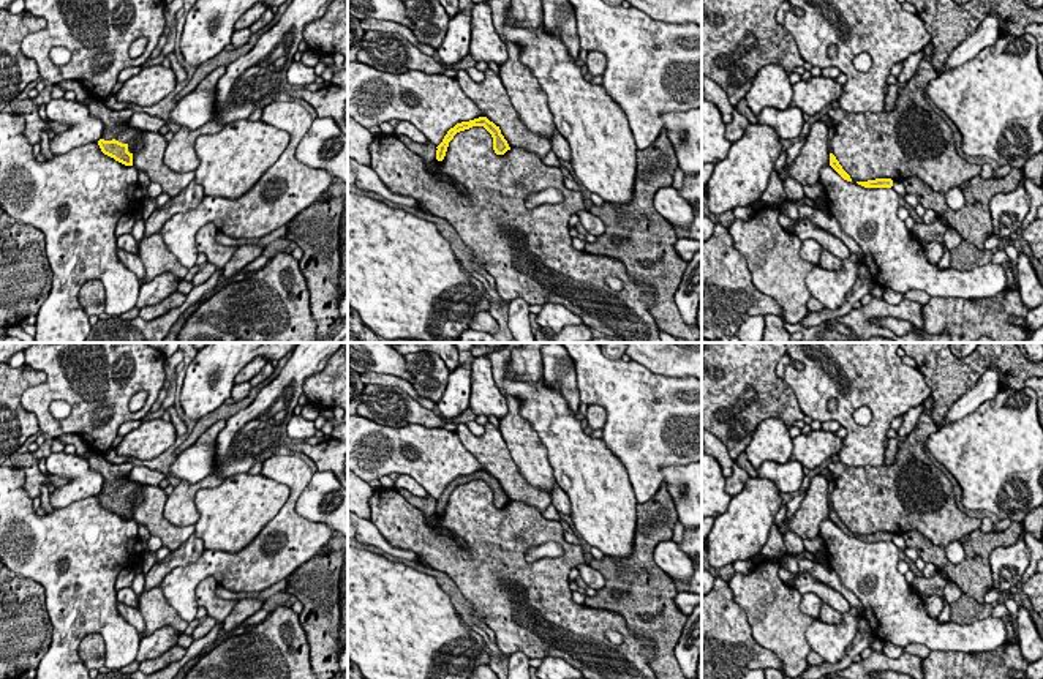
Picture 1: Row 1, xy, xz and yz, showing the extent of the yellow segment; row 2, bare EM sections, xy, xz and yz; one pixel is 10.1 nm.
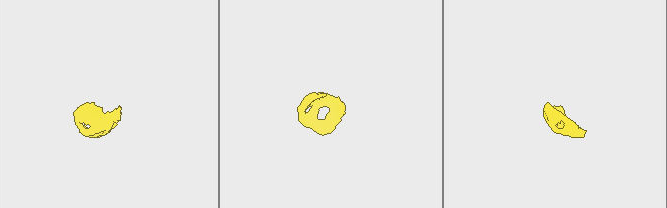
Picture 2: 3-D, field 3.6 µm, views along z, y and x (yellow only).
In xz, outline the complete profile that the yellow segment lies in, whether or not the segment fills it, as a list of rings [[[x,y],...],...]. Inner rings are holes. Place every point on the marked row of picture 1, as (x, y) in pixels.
[[[479,117],[469,122],[457,123],[454,128],[447,131],[442,142],[436,147],[436,159],[442,161],[449,147],[449,142],[454,139],[454,136],[460,131],[469,129],[473,126],[484,126],[493,137],[493,150],[496,155],[504,155],[507,150],[510,150],[507,141],[501,134],[499,126],[496,126],[493,122],[490,122],[487,117]]]

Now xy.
[[[128,126],[112,141],[100,139],[98,145],[104,155],[114,158],[125,166],[133,166],[133,148],[130,142],[139,137],[141,133],[141,129]]]

